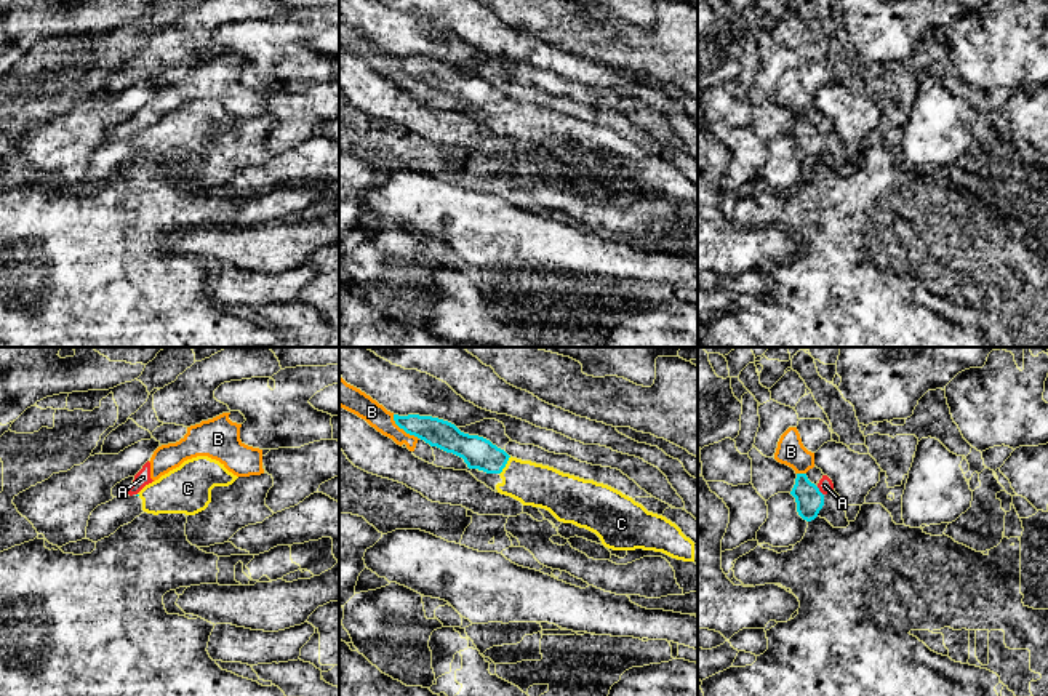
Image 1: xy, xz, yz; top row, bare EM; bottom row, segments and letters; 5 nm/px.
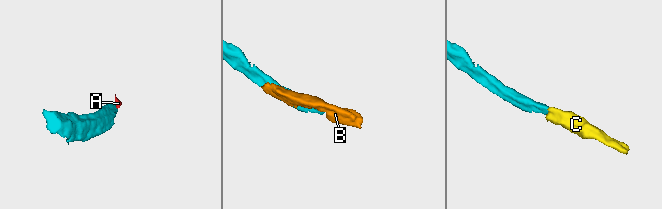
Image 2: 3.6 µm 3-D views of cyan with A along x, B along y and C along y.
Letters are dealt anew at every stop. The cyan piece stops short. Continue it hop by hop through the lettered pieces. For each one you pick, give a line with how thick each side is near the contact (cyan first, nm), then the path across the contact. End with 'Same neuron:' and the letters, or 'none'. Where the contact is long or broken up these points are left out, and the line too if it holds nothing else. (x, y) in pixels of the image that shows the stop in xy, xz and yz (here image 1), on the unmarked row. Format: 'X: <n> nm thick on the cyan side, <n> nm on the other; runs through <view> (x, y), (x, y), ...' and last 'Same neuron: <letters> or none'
C: 160 nm thick on the cyan side, 220 nm on the other; runs through xz (479, 95), (504, 108), (522, 122), (532, 125)
Same neuron: C

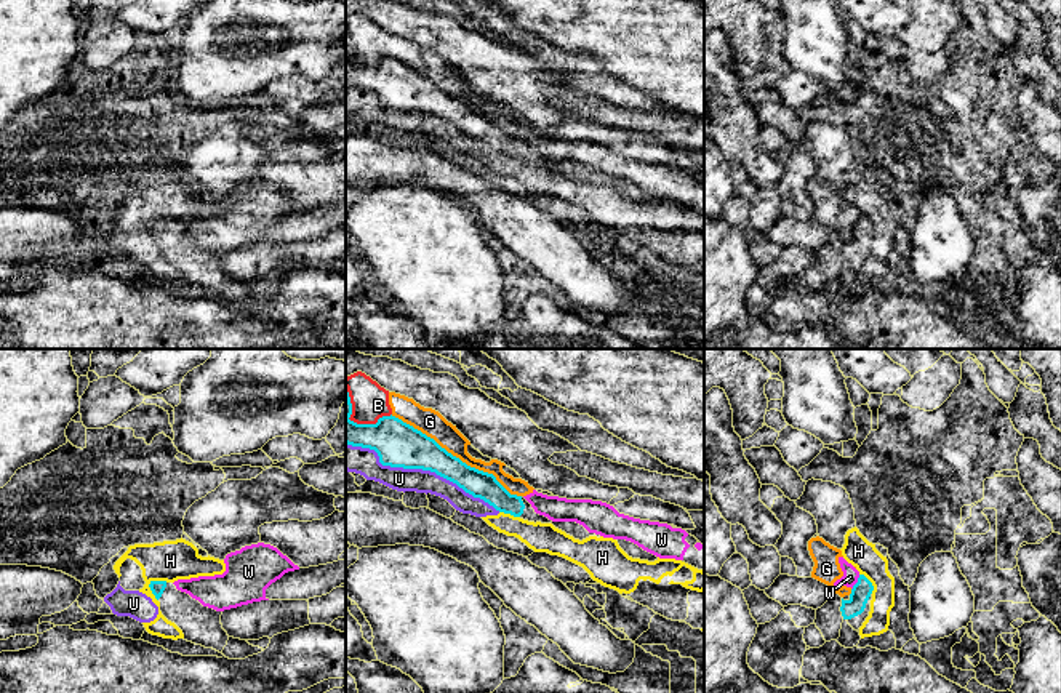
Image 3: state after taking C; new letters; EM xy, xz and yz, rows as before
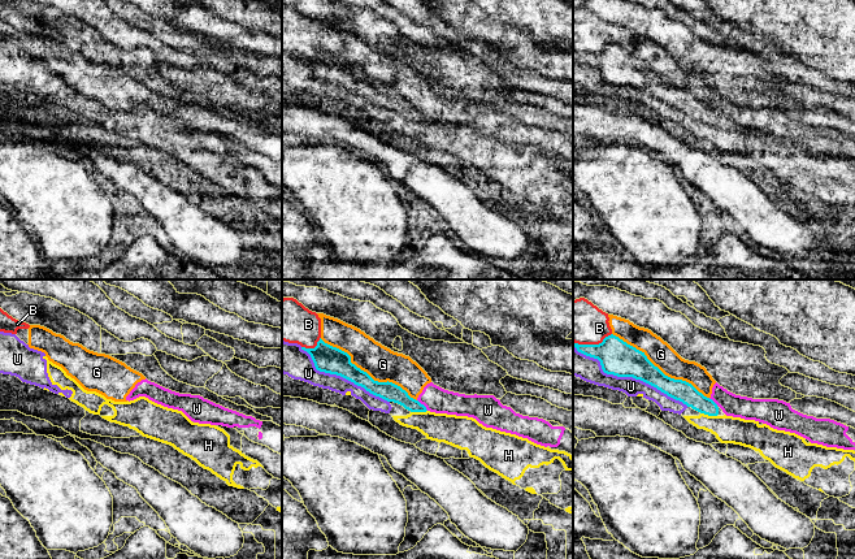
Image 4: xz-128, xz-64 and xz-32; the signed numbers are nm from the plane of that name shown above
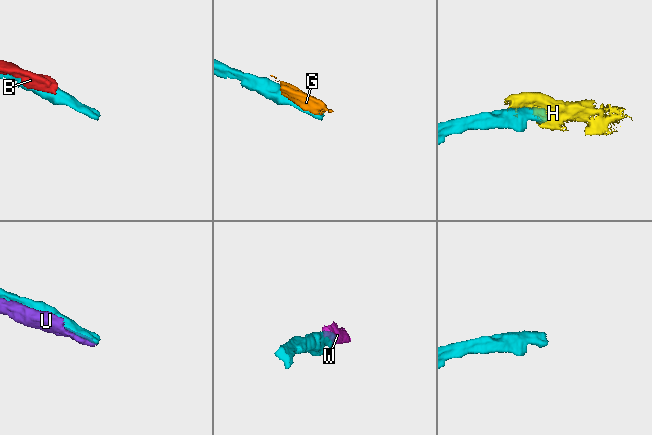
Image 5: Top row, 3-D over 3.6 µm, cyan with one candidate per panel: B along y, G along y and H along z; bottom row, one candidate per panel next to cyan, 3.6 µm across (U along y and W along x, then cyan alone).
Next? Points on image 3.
Same neuron: none

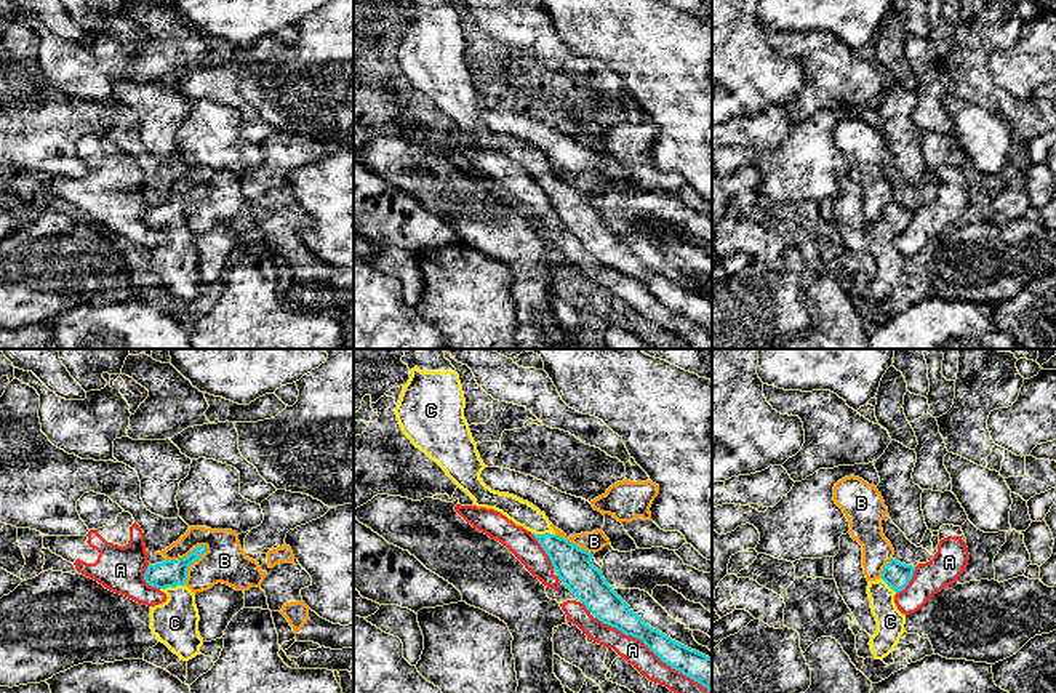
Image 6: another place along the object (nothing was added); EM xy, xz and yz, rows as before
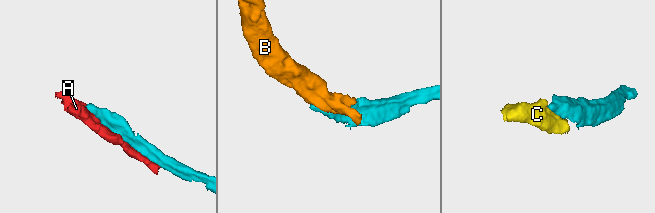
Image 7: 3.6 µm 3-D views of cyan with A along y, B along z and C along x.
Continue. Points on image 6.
C: 140 nm thick on the cyan side, 240 nm on the other; runs through xy (170, 215), (172, 228), (175, 264)
Same neuron: C

